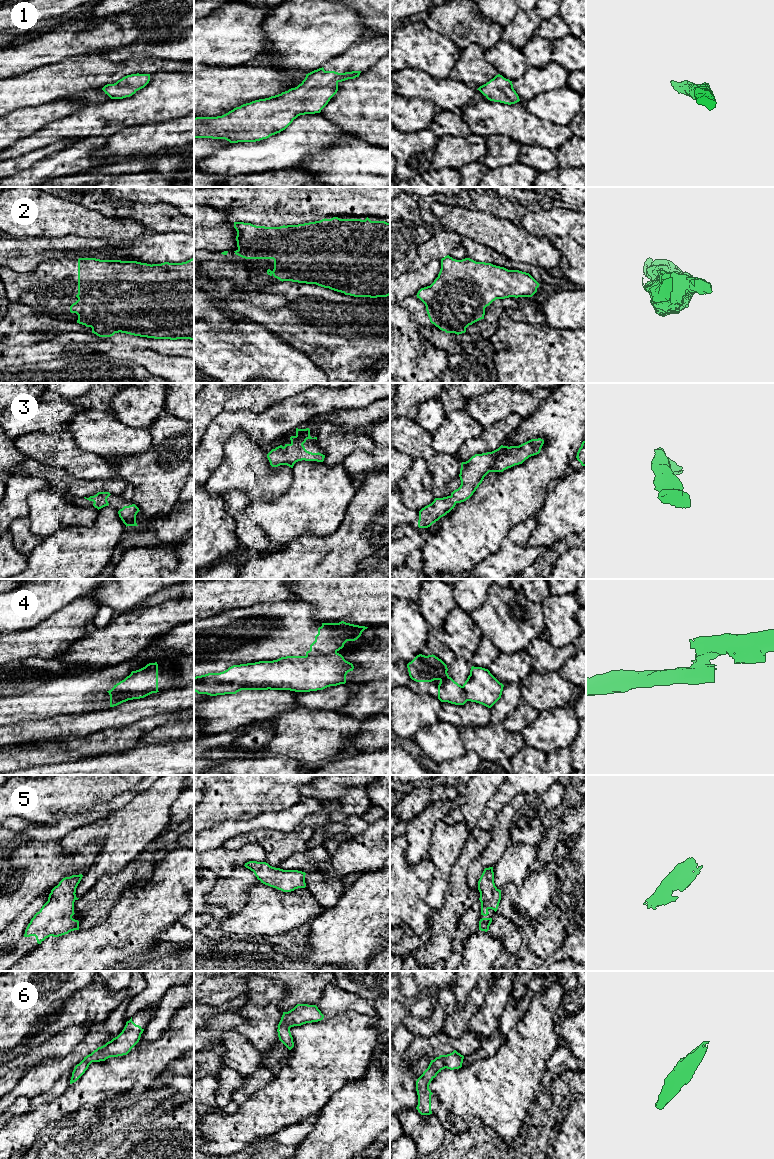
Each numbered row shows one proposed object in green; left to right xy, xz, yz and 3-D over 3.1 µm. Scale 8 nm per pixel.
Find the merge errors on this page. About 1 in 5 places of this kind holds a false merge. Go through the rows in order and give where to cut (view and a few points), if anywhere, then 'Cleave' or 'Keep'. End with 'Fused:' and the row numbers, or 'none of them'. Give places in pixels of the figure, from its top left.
1: No split. Keep
2: No split. Keep
3: No split. Keep
4: Split along xz (336, 651), (330, 654), (311, 654), (306, 656). Cleave
5: No split. Keep
6: No split. Keep
Fused: 4

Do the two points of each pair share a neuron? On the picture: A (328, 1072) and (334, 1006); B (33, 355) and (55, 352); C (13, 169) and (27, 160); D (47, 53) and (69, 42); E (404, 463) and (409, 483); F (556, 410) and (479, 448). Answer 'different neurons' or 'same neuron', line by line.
A: different neurons
B: same neuron
C: same neuron
D: same neuron
E: different neurons
F: different neurons

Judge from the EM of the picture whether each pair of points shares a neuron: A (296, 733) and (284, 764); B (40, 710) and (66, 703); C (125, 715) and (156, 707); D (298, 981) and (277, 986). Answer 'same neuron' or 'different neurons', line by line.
A: different neurons
B: same neuron
C: same neuron
D: different neurons

